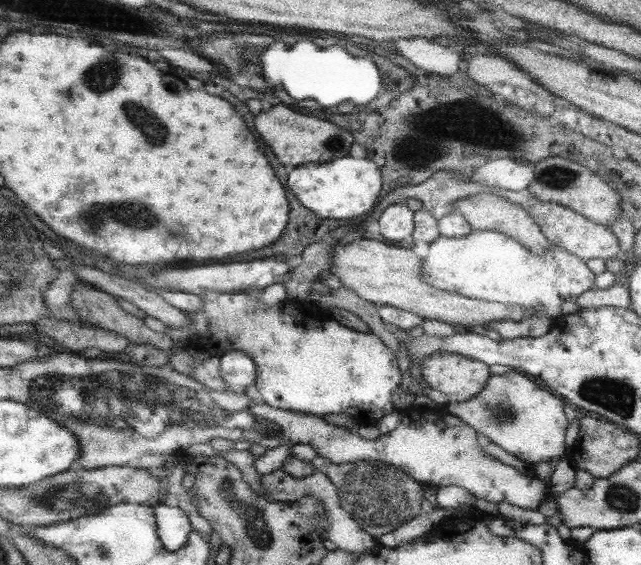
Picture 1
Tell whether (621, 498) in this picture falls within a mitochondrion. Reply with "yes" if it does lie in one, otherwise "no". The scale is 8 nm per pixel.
yes

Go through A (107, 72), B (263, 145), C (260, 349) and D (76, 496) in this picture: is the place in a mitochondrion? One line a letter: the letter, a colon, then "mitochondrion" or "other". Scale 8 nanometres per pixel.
A: mitochondrion
B: other
C: other
D: mitochondrion

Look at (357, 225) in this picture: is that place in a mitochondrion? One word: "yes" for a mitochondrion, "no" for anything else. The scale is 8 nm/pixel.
no

